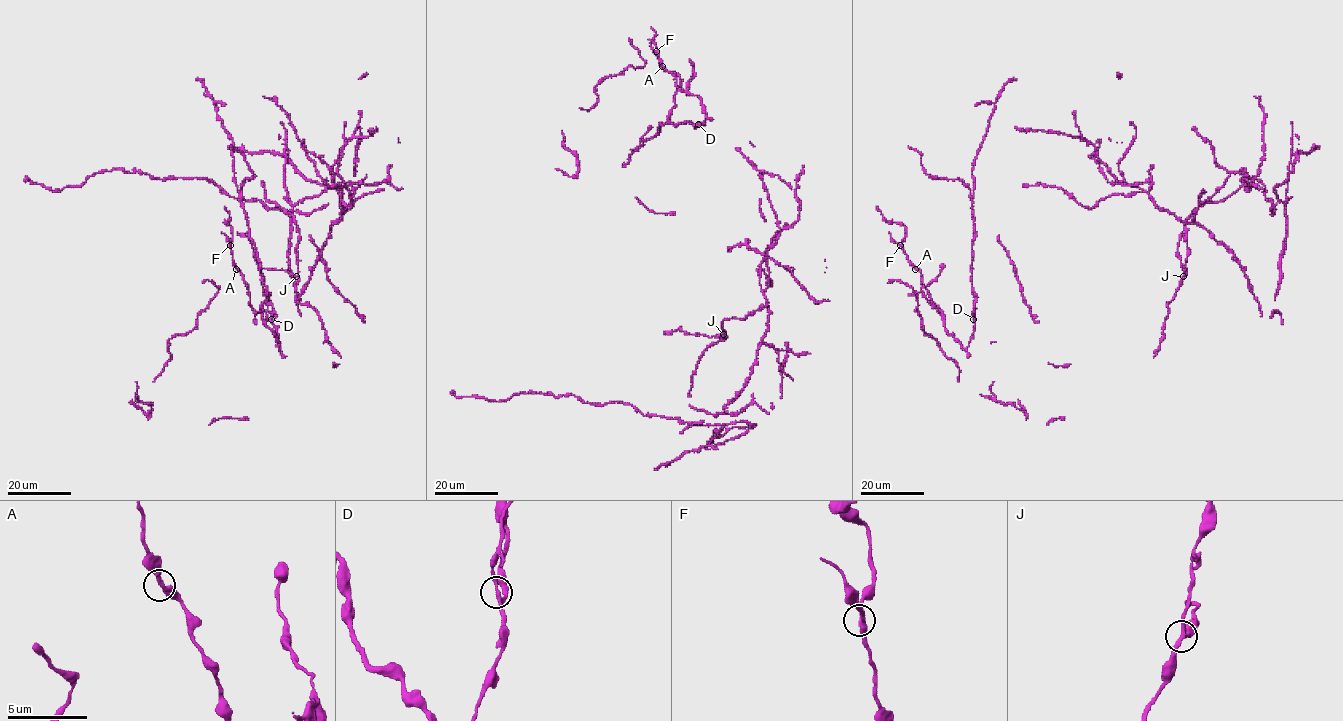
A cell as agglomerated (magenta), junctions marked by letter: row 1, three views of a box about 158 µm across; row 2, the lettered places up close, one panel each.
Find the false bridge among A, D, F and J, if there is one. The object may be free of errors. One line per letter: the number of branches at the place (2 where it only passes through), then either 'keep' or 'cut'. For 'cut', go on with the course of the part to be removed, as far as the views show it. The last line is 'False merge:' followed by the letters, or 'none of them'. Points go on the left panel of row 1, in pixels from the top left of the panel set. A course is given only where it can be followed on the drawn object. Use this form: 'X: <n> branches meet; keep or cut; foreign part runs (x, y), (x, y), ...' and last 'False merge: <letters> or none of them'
A: 2 branches meet; keep
D: 3 branches meet; cut; foreign part runs (271, 319), (273, 305), (266, 292)
F: 3 branches meet; keep
J: 3 branches meet; keep
False merge: D

